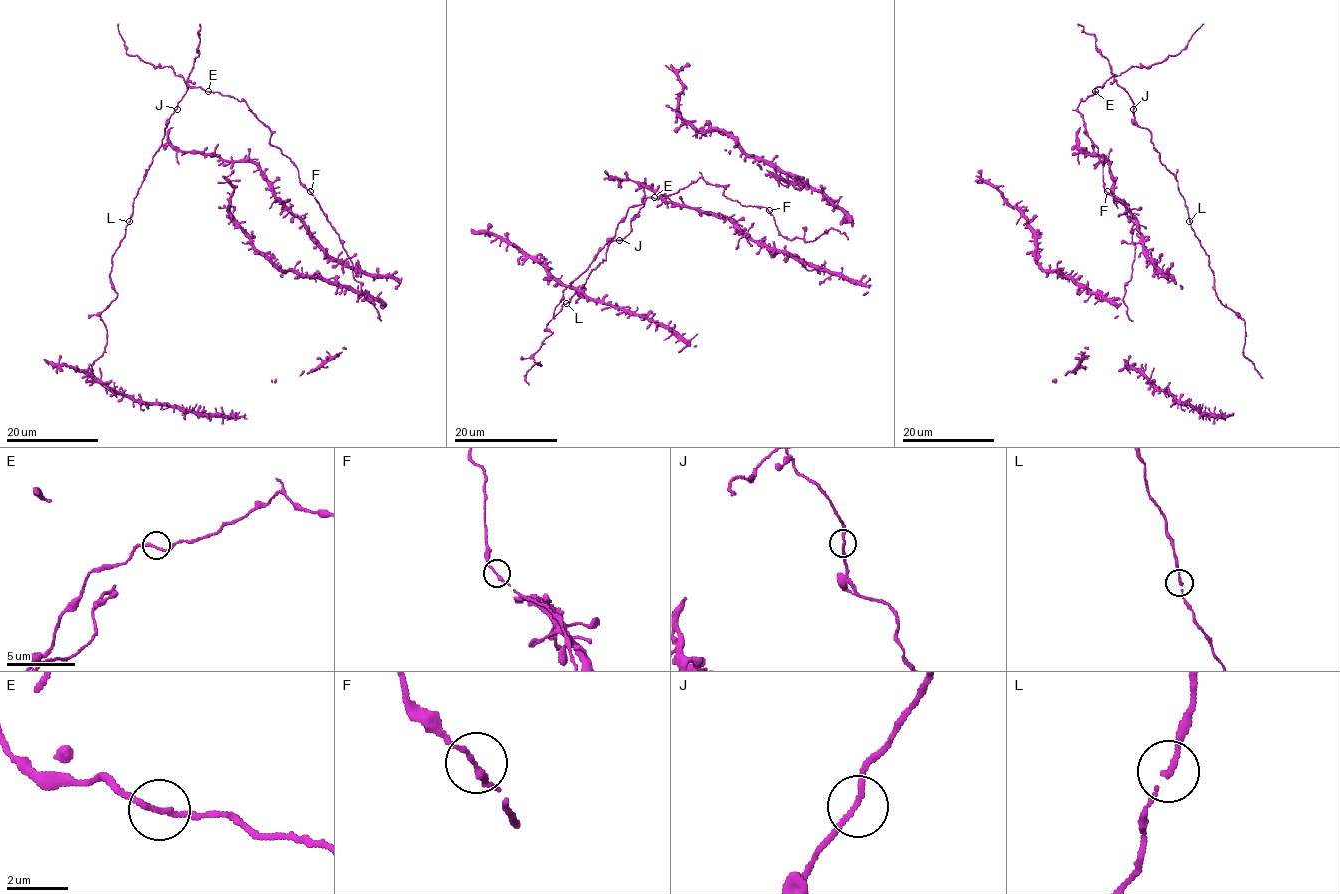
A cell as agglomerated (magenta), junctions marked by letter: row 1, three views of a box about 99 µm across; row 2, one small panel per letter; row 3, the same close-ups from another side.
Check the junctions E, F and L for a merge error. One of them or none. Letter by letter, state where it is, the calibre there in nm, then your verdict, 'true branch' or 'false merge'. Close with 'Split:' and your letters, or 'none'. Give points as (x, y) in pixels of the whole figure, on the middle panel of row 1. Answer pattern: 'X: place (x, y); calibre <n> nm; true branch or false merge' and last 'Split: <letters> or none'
E: place (654, 197); calibre 170 nm; true branch
F: place (769, 210); calibre 180 nm; true branch
L: place (566, 303); calibre 150 nm; true branch
Split: none

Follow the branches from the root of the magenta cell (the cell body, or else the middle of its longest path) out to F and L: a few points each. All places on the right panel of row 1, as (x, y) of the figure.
F: (1096, 91), (1079, 104), (1078, 111), (1086, 134), (1102, 156), (1106, 192)
L: (1096, 91), (1113, 77), (1128, 95), (1135, 122), (1150, 133), (1159, 162), (1178, 183), (1189, 222)

